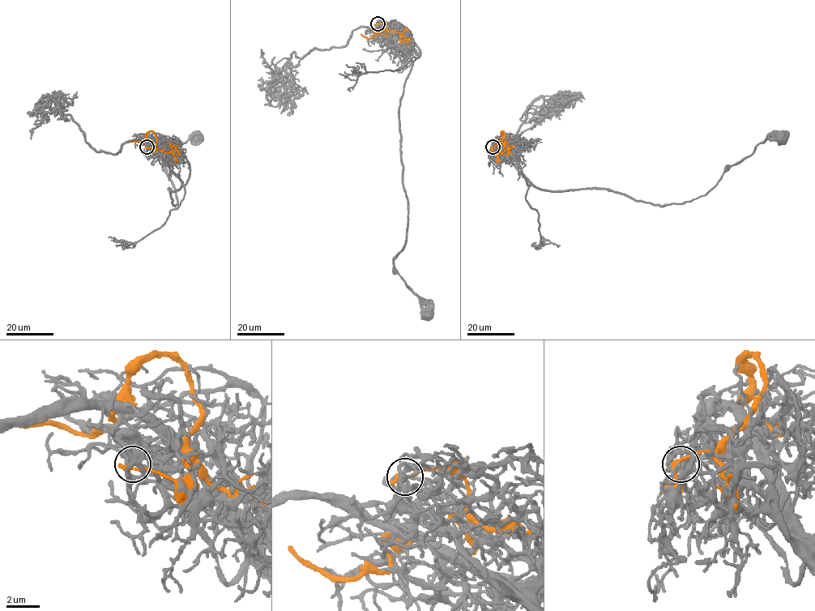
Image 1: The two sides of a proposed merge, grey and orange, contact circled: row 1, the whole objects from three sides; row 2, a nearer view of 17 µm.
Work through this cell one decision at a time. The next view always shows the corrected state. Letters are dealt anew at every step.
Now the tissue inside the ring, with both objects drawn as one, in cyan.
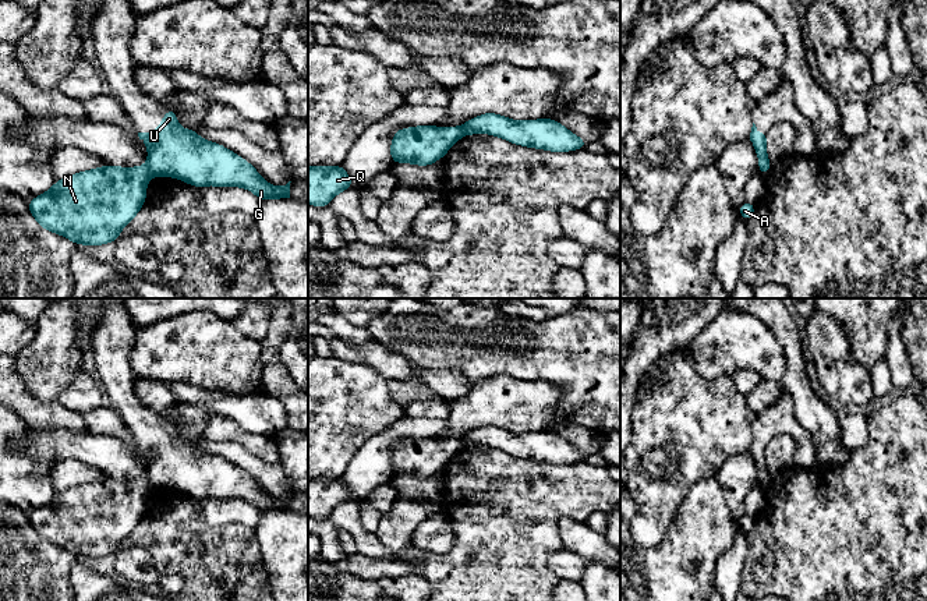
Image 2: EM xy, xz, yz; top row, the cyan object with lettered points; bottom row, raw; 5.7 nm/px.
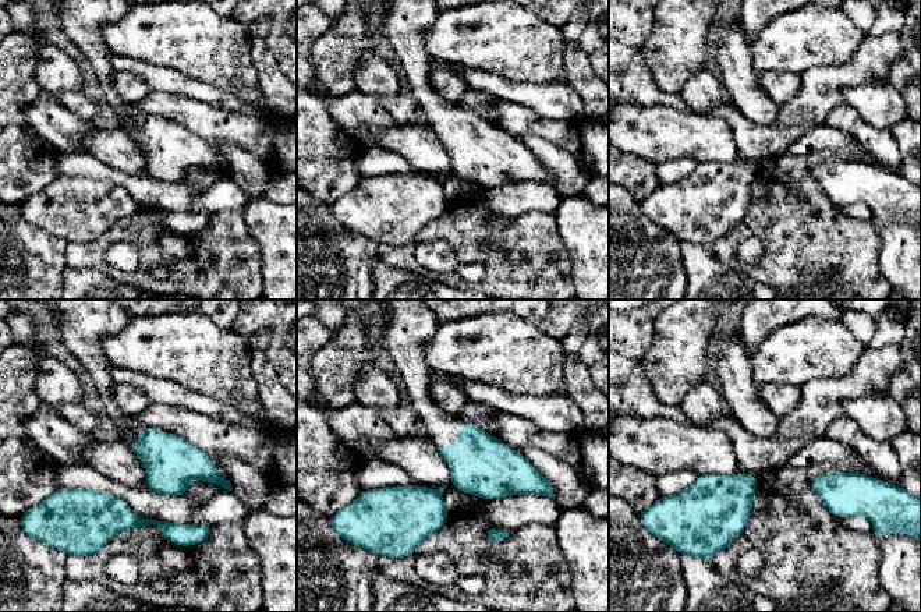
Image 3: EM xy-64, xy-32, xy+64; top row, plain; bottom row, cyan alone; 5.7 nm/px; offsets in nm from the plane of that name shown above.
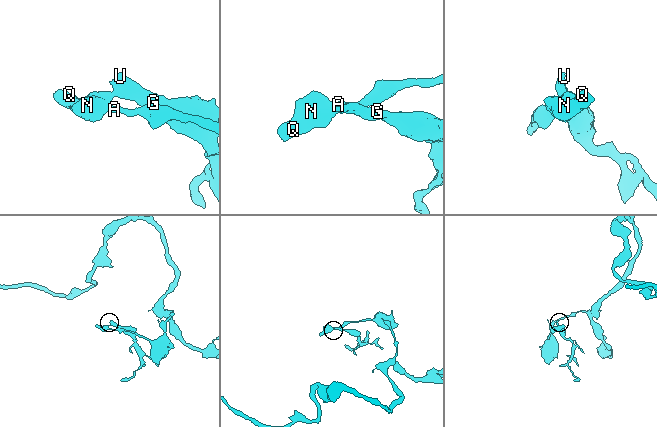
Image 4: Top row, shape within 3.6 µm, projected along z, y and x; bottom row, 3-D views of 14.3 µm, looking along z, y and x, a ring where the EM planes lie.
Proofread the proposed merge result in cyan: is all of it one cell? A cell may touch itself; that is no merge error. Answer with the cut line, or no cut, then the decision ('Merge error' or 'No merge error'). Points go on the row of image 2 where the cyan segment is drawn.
Split along xy (147, 163), (152, 175). Merge error

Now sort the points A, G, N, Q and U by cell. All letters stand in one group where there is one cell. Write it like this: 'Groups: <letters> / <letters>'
Groups: A N Q / G U

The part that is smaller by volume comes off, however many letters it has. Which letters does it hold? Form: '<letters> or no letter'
G, U

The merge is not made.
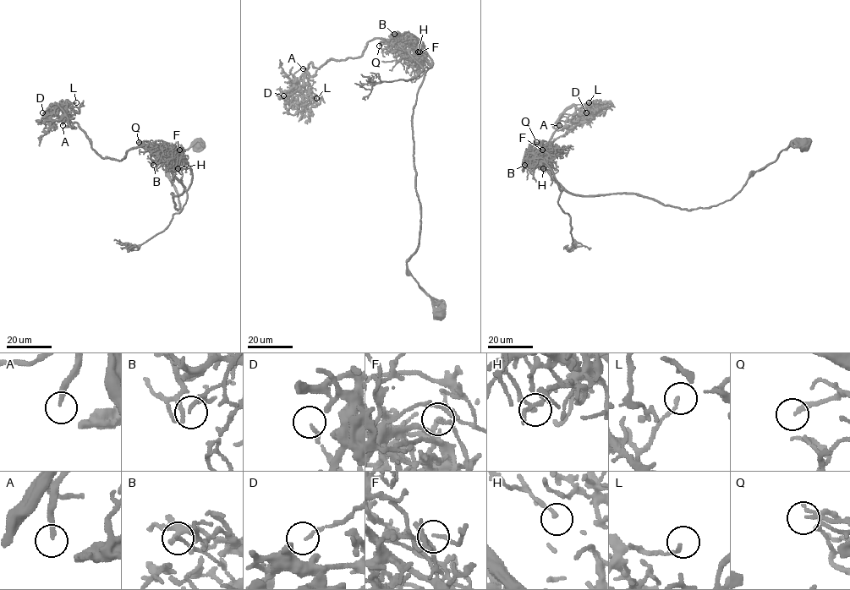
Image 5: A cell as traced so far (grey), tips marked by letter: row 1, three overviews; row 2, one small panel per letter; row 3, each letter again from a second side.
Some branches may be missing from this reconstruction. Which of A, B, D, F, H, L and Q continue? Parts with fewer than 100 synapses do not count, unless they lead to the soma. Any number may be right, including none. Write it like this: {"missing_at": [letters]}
{"missing_at": ["A"]}

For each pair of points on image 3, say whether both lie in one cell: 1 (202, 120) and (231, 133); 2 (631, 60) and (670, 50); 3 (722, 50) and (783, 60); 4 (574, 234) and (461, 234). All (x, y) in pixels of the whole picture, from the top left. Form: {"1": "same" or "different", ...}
{"1": "same", "2": "different", "3": "different", "4": "different"}

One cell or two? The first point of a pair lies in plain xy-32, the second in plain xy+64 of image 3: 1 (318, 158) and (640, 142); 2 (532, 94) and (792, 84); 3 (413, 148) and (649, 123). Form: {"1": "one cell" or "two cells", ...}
{"1": "two cells", "2": "two cells", "3": "one cell"}

